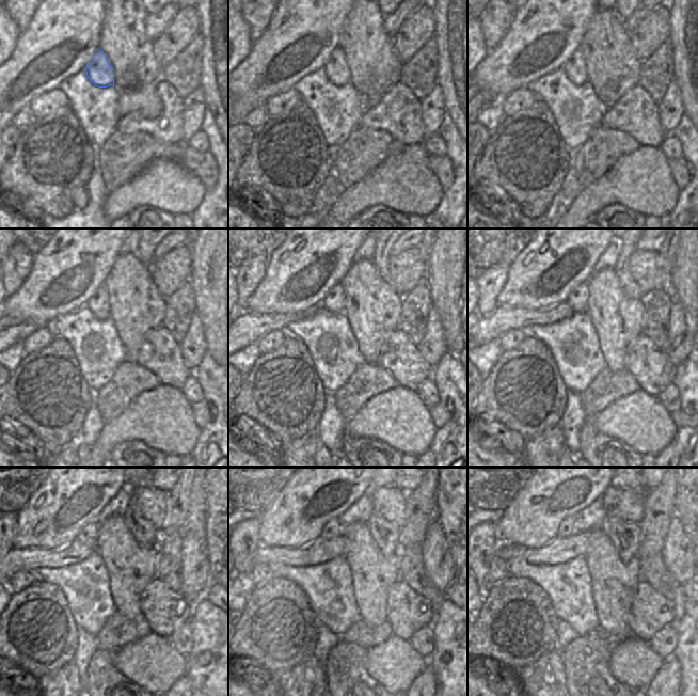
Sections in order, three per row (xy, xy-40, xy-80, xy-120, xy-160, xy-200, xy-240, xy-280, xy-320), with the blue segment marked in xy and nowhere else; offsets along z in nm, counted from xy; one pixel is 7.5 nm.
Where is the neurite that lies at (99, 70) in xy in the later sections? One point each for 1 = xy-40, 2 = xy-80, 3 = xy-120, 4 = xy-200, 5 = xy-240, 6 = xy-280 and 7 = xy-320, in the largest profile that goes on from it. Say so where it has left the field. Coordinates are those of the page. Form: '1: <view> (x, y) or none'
1: xy-40 (336, 69)
2: xy-80 (575, 67)
3: xy-120 (98, 303)
4: xy-200 (576, 299)
5: xy-240 (89, 534)
6: xy-280 (332, 528)
7: xy-320 (566, 527)

